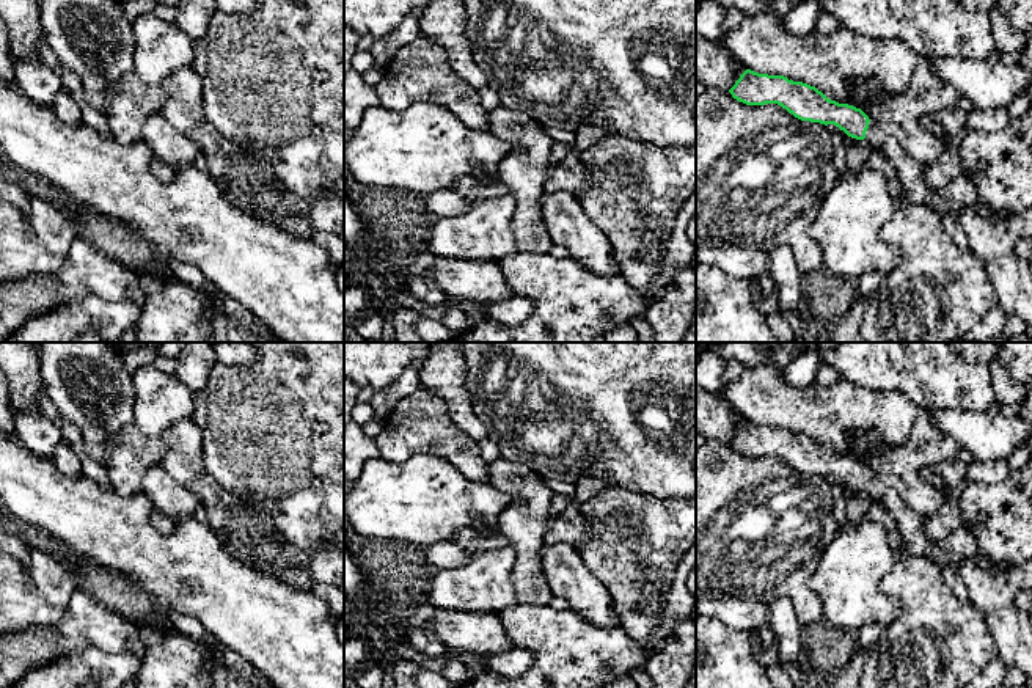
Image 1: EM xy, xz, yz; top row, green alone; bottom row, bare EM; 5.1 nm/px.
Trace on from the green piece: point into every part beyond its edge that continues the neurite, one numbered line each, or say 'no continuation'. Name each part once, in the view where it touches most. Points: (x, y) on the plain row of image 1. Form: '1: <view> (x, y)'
1: yz (960, 544)

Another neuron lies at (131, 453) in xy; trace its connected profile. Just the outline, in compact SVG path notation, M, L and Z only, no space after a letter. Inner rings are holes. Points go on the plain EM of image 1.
M127 424L108 440L108 456L104 465L116 493L132 496L141 492L145 473L160 465L167 445L162 437L151 438Z

